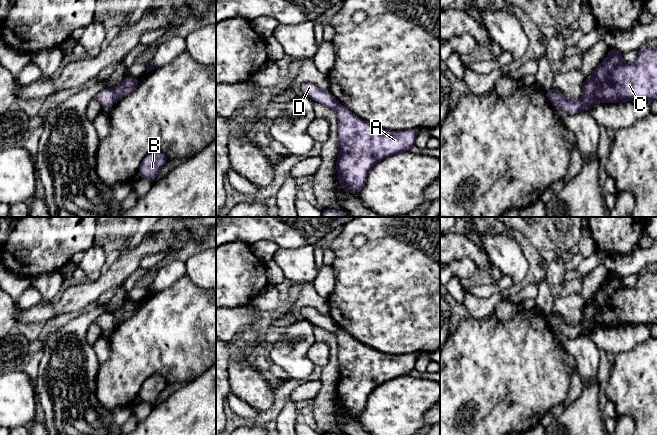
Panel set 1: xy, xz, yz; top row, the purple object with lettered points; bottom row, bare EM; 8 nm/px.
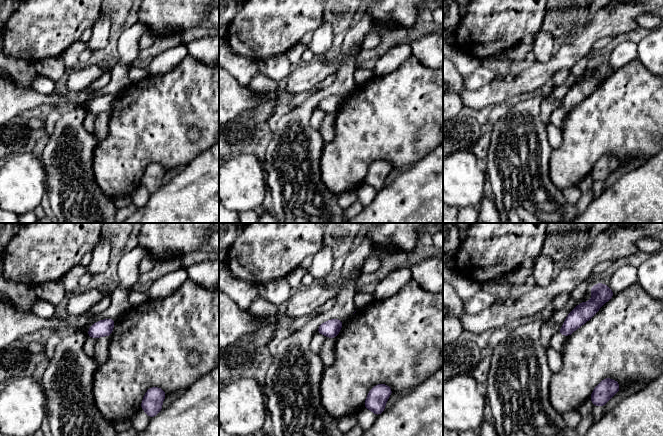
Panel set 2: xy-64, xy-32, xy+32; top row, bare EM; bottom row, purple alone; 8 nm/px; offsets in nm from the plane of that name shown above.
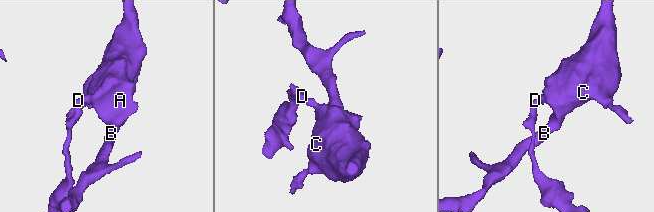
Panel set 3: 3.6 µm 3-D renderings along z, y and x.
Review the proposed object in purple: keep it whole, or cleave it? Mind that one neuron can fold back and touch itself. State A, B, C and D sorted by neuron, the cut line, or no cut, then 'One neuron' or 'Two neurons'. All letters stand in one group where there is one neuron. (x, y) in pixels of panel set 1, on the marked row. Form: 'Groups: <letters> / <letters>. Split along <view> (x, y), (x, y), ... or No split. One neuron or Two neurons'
Groups: A B C / D. Split along xy (113, 89), (115, 101). Two neurons

